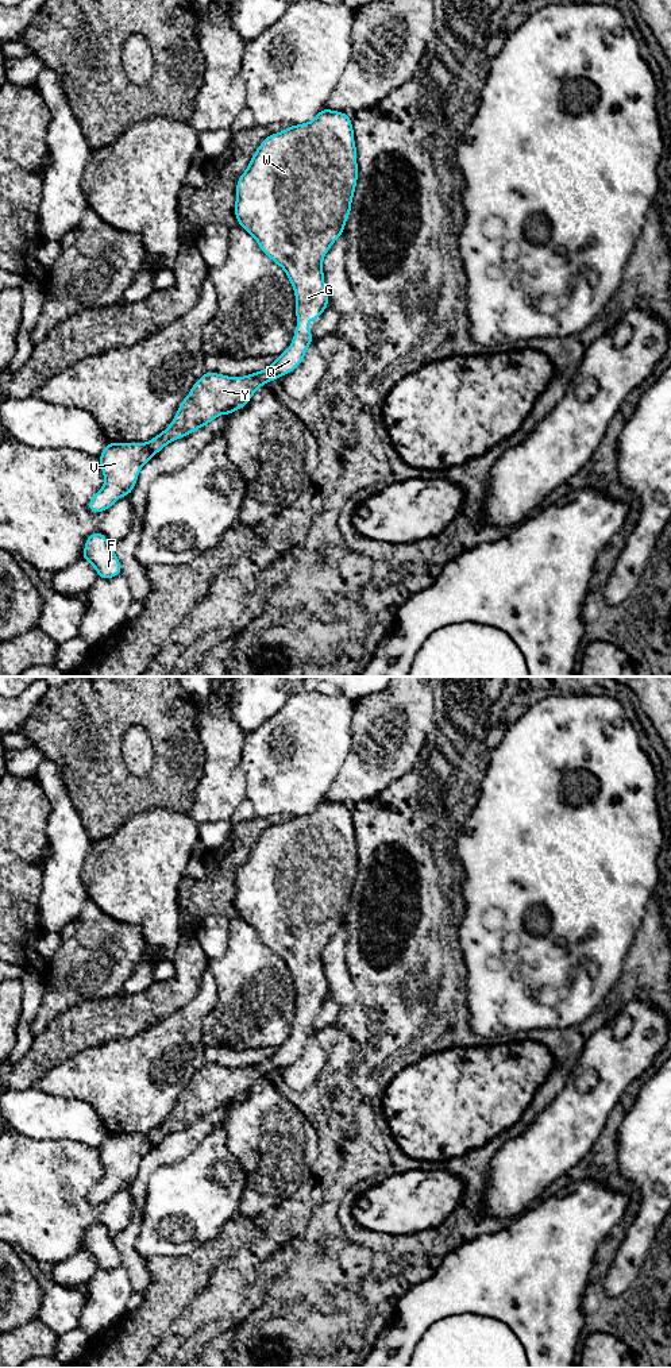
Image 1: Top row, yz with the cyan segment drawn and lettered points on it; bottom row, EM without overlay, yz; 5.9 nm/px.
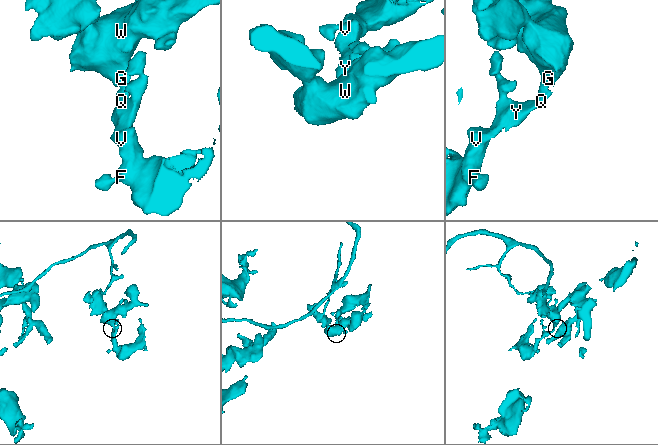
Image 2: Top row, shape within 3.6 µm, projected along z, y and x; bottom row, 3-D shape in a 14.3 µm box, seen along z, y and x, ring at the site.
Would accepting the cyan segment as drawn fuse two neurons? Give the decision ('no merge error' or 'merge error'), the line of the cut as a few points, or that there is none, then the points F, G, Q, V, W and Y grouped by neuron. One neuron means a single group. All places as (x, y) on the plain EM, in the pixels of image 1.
no merge error; cut none; groups F G Q V W Y

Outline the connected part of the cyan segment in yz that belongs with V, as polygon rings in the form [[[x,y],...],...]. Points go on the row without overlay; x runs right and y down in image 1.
[[[321,801],[316,809],[308,814],[290,817],[285,822],[270,825],[257,840],[246,863],[238,870],[235,907],[239,917],[246,921],[259,936],[261,941],[278,957],[284,960],[290,971],[296,986],[296,1011],[301,1014],[294,1020],[292,1036],[277,1049],[274,1055],[262,1063],[243,1068],[228,1068],[219,1064],[207,1063],[182,1091],[178,1103],[169,1118],[150,1130],[147,1134],[109,1134],[104,1138],[100,1148],[100,1157],[104,1165],[104,1178],[90,1188],[88,1199],[93,1205],[101,1205],[111,1199],[120,1188],[130,1187],[135,1179],[140,1160],[166,1136],[181,1130],[198,1120],[209,1115],[220,1106],[231,1106],[242,1101],[252,1086],[269,1072],[296,1061],[315,1032],[308,1020],[311,1011],[319,1011],[320,1006],[328,999],[328,982],[324,974],[323,951],[335,932],[343,926],[346,913],[351,903],[351,894],[358,872],[356,837],[351,810],[344,804]]]

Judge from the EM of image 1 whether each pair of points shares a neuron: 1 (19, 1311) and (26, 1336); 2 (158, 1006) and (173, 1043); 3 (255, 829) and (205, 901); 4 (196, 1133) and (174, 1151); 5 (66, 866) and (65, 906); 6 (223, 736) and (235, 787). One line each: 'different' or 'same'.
1: different
2: different
3: same
4: same
5: same
6: same

